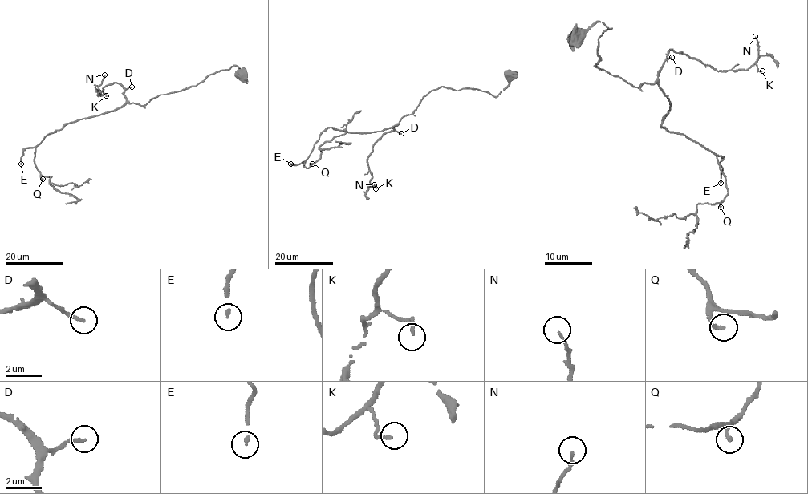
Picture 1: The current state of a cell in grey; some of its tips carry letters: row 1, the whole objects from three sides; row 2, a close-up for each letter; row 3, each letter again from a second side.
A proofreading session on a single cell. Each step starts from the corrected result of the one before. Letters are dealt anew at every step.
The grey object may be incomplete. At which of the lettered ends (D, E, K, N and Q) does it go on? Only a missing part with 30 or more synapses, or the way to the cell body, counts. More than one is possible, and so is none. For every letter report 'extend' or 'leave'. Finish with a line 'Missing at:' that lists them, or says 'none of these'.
D: leave
E: extend
K: leave
N: leave
Q: extend
Missing at: E, Q

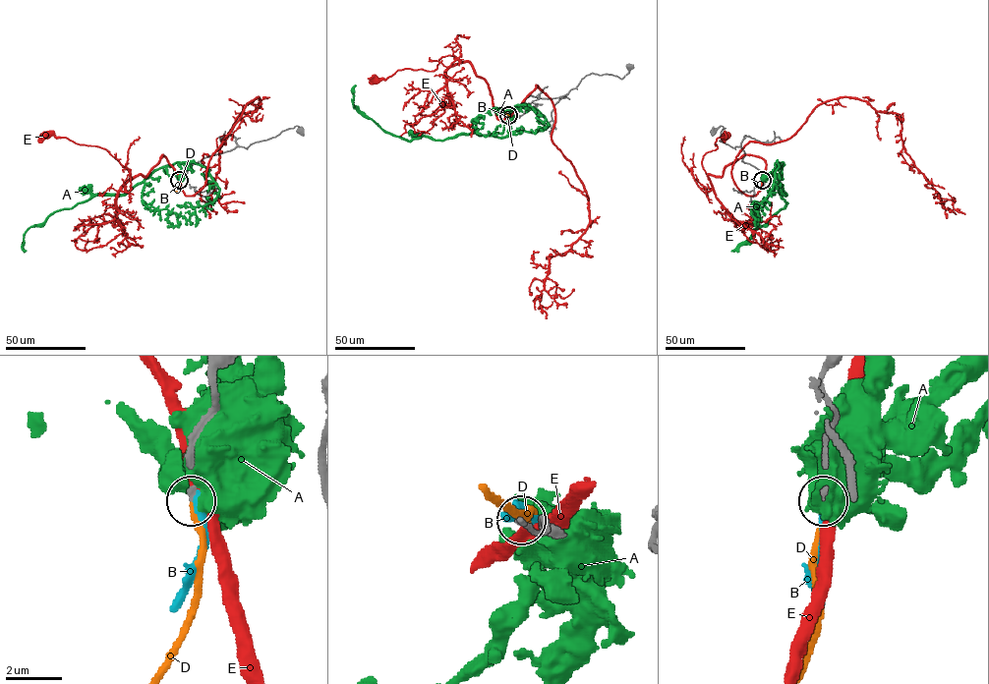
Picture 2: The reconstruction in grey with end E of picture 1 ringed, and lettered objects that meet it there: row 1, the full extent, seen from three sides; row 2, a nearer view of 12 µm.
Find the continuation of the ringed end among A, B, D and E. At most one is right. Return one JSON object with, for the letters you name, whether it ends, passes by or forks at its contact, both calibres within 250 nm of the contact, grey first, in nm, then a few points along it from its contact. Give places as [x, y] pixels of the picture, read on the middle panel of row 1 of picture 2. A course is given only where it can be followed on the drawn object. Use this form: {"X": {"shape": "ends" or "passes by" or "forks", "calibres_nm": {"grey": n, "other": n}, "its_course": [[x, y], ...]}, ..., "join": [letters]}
{"D": {"shape": "ends", "calibres_nm": {"grey": 130, "other": 200}}, "join": ["D"]}

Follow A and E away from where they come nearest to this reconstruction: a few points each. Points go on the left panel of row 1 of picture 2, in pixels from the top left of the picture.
A: (179, 179), (182, 163), (166, 165), (126, 194), (94, 196), (54, 211), (26, 231), (26, 252)
E: (179, 180), (163, 154), (145, 176), (131, 177), (103, 147), (46, 136)

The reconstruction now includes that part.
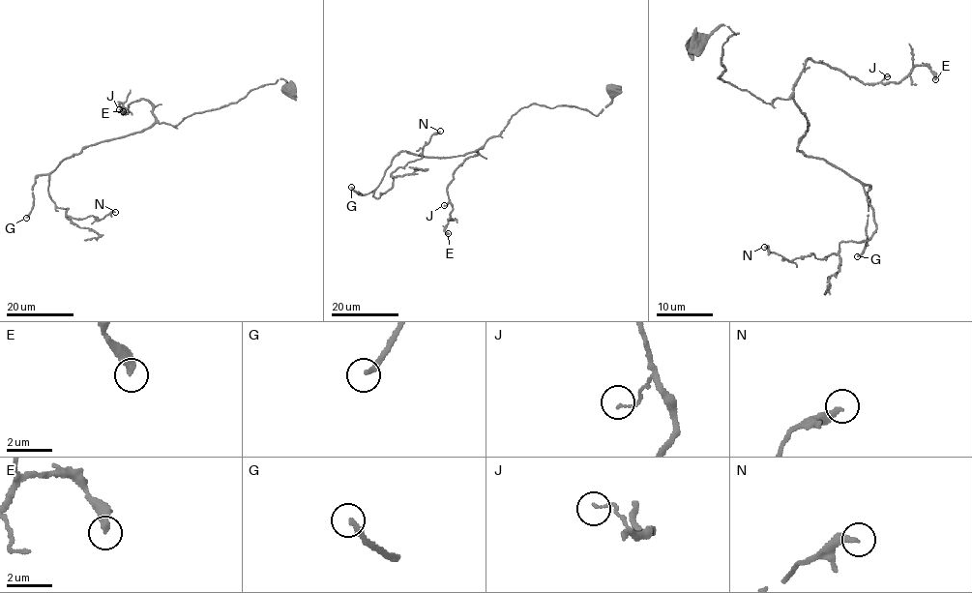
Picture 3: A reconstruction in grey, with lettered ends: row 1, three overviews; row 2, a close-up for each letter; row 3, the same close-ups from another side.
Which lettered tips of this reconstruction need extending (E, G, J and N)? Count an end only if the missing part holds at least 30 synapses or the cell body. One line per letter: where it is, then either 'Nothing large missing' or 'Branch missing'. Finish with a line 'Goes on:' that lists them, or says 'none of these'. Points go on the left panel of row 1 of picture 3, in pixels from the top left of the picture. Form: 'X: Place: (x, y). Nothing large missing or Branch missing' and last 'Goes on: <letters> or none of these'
E: Place: (123, 111). Nothing large missing
G: Place: (26, 218). Branch missing
J: Place: (119, 109). Nothing large missing
N: Place: (115, 212). Nothing large missing
Goes on: G

